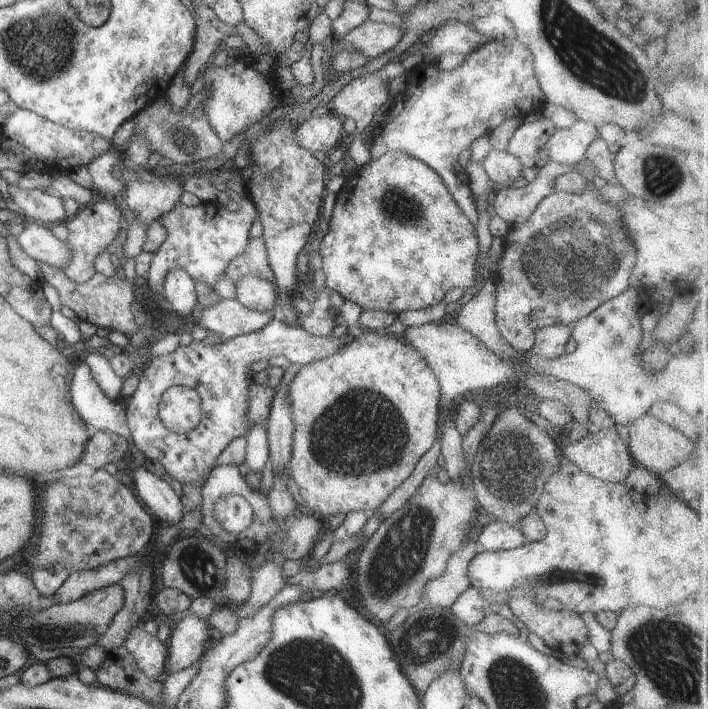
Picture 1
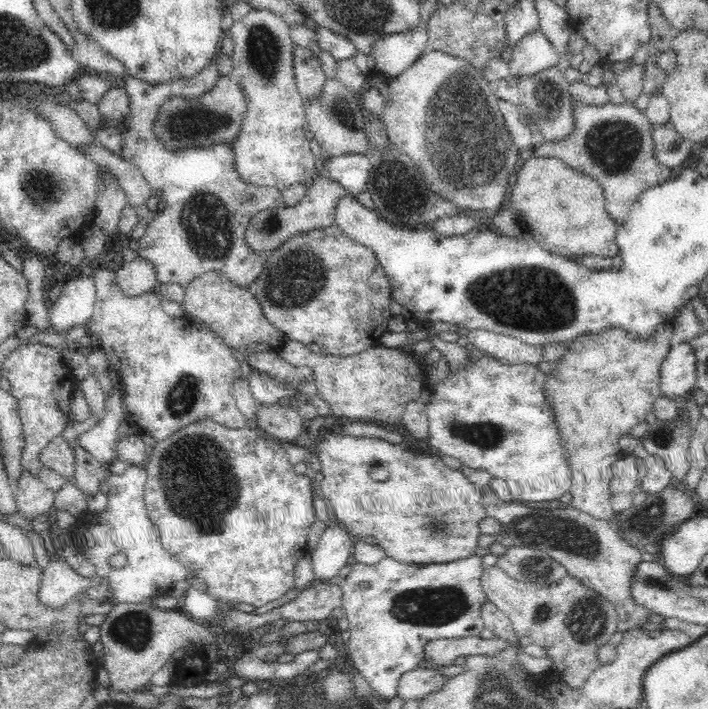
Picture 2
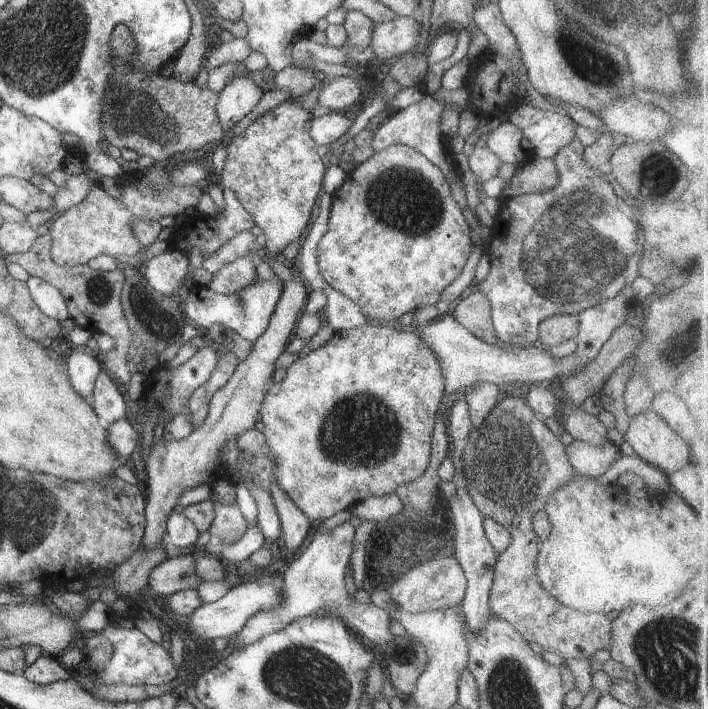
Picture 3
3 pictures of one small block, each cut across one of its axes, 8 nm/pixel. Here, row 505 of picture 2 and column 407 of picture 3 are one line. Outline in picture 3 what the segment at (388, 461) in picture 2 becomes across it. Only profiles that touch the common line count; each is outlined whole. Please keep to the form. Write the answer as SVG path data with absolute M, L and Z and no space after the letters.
M368 322L364 326L358 326L350 330L337 330L318 350L308 355L298 357L286 370L286 376L280 382L272 384L268 394L264 396L264 404L260 406L260 420L264 423L262 433L266 437L266 444L270 448L270 454L274 456L275 477L280 488L286 492L288 498L296 504L308 518L313 521L324 522L330 516L334 516L340 510L346 510L370 497L388 496L394 494L400 484L408 484L418 480L428 468L431 459L431 442L434 427L440 407L444 399L445 380L442 367L436 355L420 337L413 333L413 329L403 329L396 324L381 322Z

